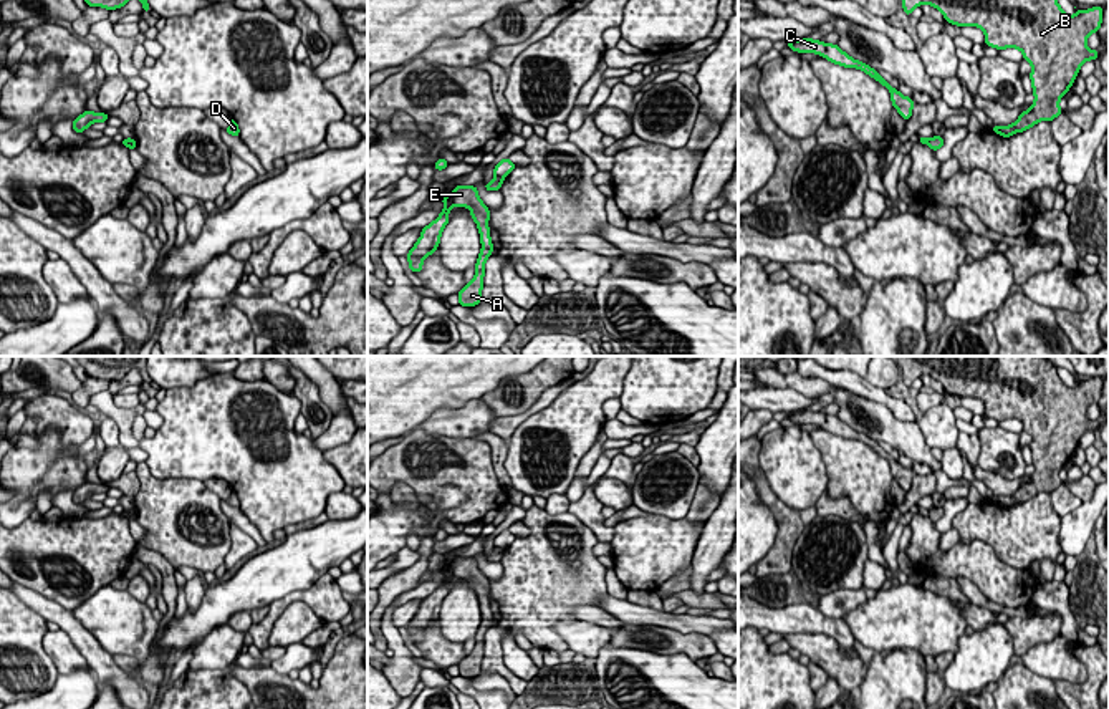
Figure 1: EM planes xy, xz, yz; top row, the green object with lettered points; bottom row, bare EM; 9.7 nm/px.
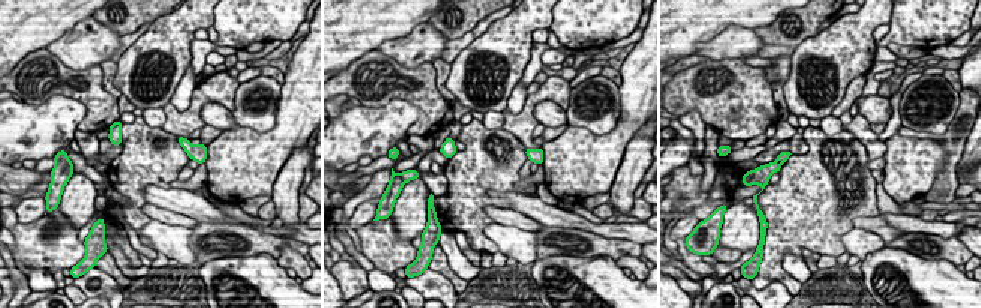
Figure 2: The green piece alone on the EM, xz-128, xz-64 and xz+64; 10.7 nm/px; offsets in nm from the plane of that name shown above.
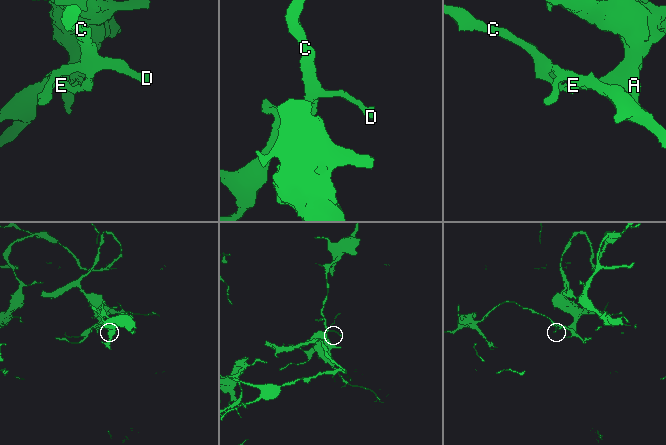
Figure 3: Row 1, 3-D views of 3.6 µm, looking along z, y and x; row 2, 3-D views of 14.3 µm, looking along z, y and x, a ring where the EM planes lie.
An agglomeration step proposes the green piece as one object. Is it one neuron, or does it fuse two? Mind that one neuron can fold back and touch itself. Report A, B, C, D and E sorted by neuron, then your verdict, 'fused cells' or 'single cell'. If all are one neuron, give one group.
A B E / C D; fused cells

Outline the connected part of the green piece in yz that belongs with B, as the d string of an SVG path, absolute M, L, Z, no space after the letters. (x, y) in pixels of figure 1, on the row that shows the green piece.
M902 0L904 13L912 15L922 3L940 10L952 25L982 28L985 45L998 51L1018 48L1033 66L1035 103L1013 124L991 126L1003 137L1059 116L1059 99L1073 86L1079 68L1099 55L1086 41L1101 28L1102 7L1076 8L1076 15L1066 15L1058 0Z

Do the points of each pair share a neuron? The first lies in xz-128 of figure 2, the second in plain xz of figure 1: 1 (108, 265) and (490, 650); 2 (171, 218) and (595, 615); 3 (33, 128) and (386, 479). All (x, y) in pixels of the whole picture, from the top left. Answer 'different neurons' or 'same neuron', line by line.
1: same neuron
2: same neuron
3: different neurons

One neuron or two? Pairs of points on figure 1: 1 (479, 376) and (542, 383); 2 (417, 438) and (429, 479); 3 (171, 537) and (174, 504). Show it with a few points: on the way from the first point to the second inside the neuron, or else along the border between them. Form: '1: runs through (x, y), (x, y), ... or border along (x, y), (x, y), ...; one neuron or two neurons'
1: border along (525, 373), (505, 376), (480, 398); two neurons
2: runs through (419, 448), (419, 458), (426, 469); one neuron
3: runs through (172, 529), (174, 512); one neuron

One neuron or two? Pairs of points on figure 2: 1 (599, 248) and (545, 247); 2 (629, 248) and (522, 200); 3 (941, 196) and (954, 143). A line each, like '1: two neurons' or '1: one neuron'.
1: one neuron
2: two neurons
3: one neuron

